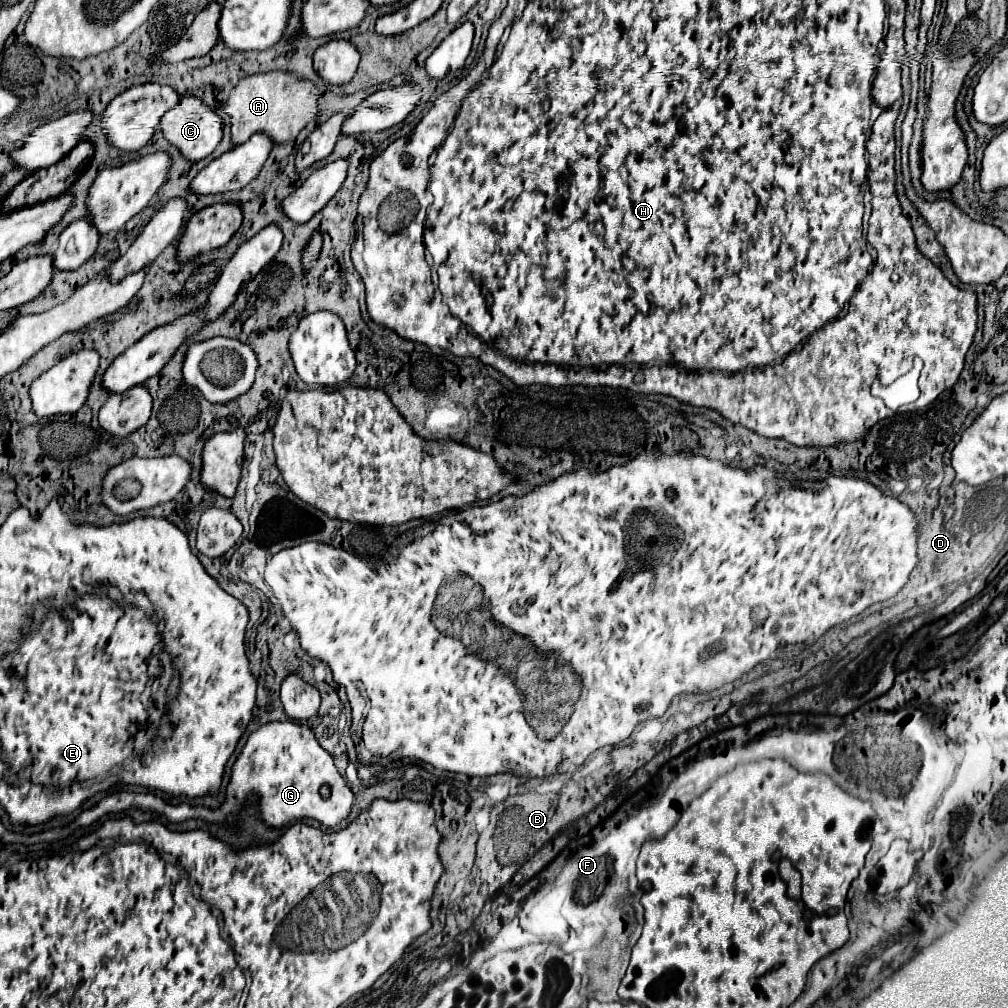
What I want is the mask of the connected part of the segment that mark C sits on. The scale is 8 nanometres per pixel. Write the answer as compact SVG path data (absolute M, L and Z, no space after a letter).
M183 96L179 98L177 106L171 108L163 118L161 118L161 130L163 136L167 138L167 142L171 142L185 158L193 158L193 160L203 160L207 158L217 144L221 142L221 134L223 134L223 122L221 118L199 98L195 96Z

